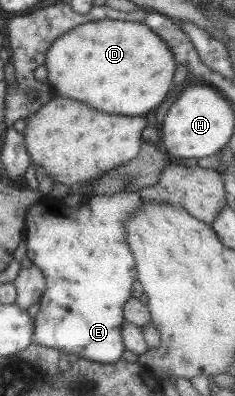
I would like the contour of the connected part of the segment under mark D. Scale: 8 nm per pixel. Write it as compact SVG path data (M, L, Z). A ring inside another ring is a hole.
M103 19L86 22L63 33L46 52L46 83L53 88L55 96L75 98L87 102L91 108L105 114L141 116L157 108L167 92L171 94L173 72L177 68L170 46L146 24L122 20Z

